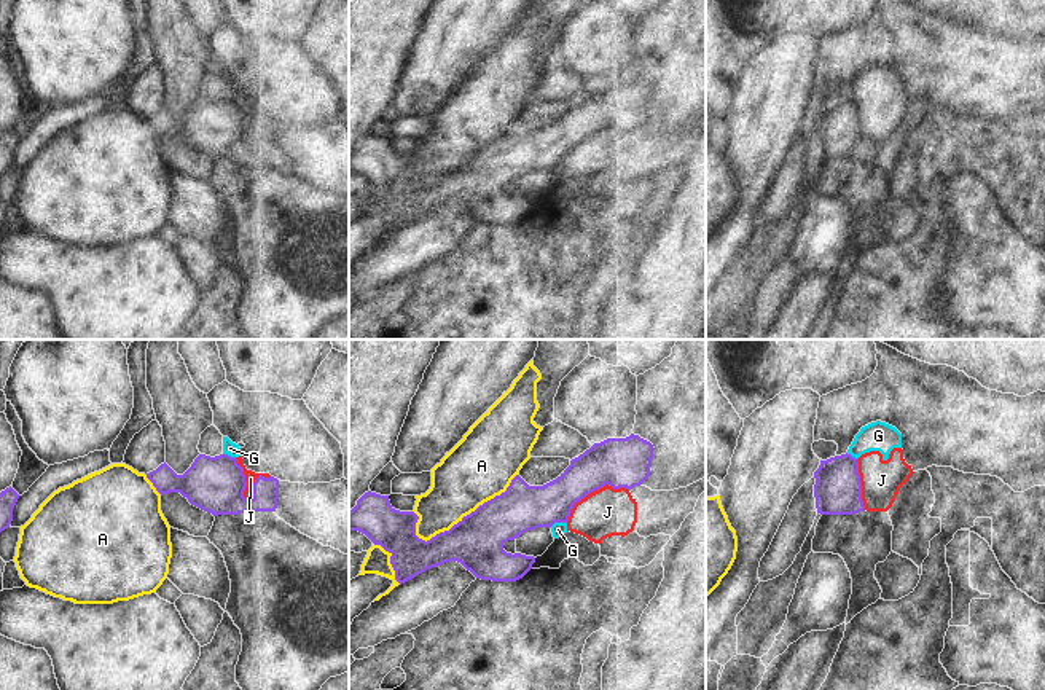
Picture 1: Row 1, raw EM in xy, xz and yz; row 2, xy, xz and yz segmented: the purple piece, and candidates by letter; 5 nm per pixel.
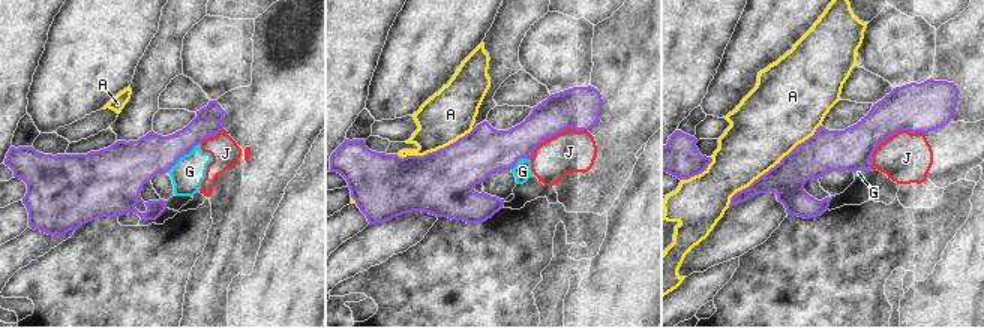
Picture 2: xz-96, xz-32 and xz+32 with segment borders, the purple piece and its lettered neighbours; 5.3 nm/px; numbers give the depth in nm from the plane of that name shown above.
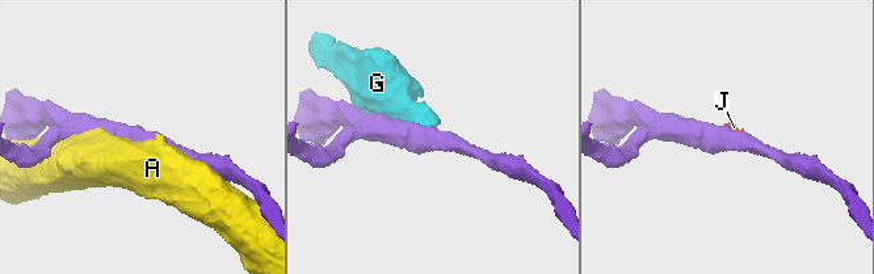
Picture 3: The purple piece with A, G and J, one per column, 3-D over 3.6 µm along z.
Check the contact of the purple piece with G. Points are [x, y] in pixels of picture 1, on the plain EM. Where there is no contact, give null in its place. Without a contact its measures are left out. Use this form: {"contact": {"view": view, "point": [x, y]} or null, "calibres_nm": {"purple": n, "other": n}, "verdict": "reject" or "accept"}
{"contact": {"view": "xz", "point": [558, 164]}, "calibres_nm": {"purple": 240, "other": 70}, "verdict": "reject"}

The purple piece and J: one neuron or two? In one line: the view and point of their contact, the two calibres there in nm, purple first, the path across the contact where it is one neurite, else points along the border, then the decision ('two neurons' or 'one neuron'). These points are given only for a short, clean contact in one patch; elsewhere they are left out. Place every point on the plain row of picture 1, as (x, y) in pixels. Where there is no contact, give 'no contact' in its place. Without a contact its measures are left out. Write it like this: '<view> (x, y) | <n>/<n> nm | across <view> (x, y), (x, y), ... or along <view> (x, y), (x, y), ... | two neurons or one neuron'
xy (244, 123) | 280/60 nm | two neurons

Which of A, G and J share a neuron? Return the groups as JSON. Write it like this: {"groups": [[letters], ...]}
{"groups": [["A"], ["G", "J"]]}

